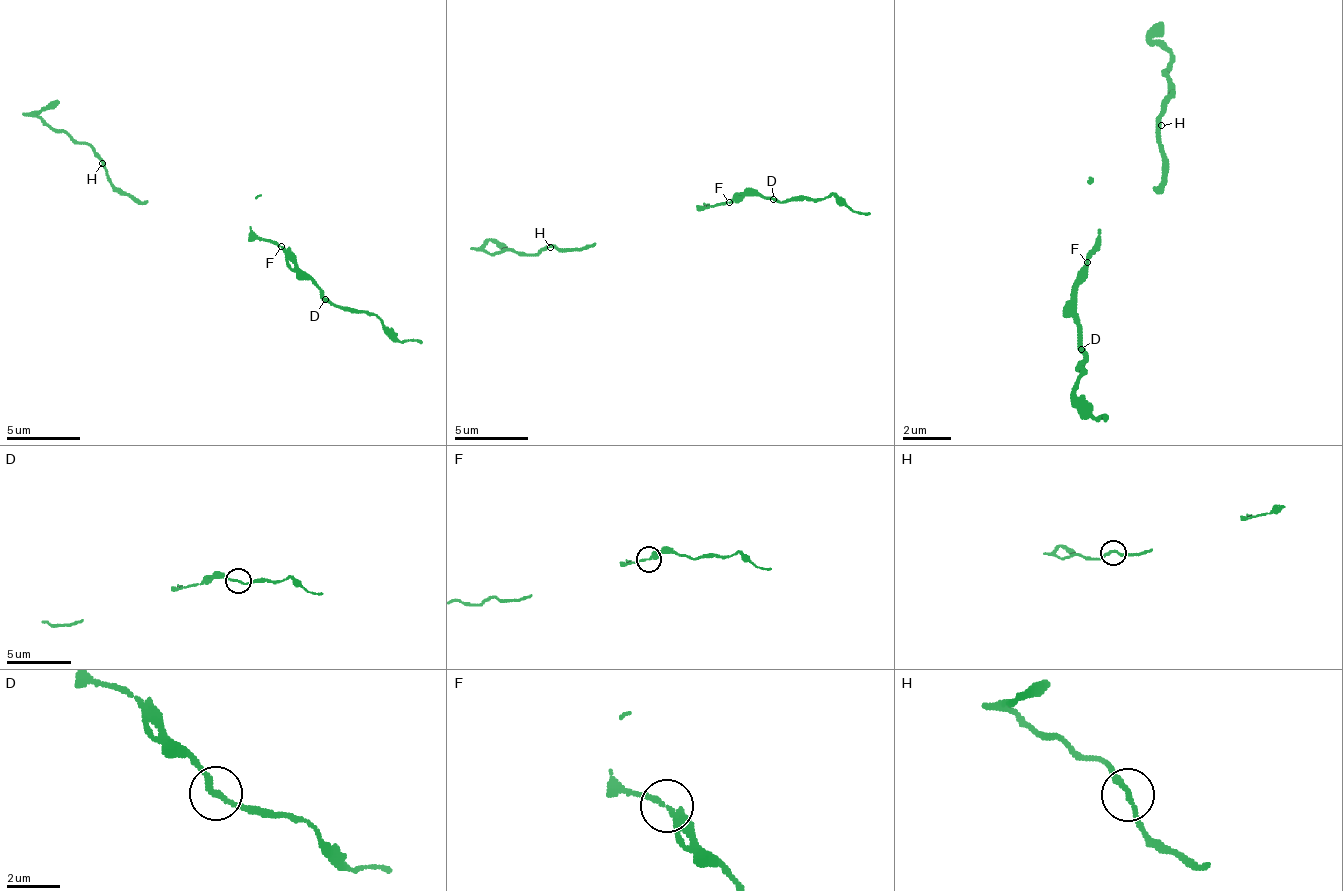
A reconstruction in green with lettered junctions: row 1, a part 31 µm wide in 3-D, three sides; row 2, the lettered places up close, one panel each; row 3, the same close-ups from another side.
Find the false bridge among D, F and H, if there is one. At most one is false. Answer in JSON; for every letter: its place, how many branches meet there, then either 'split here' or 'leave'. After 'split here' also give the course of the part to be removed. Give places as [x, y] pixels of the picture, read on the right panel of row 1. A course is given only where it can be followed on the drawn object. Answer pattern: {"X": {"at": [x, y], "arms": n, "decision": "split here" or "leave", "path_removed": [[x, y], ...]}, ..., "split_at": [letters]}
{"D": {"at": [1081, 349], "arms": 2, "decision": "leave"}, "F": {"at": [1087, 262], "arms": 2, "decision": "leave"}, "H": {"at": [1161, 125], "arms": 2, "decision": "leave"}, "split_at": []}

